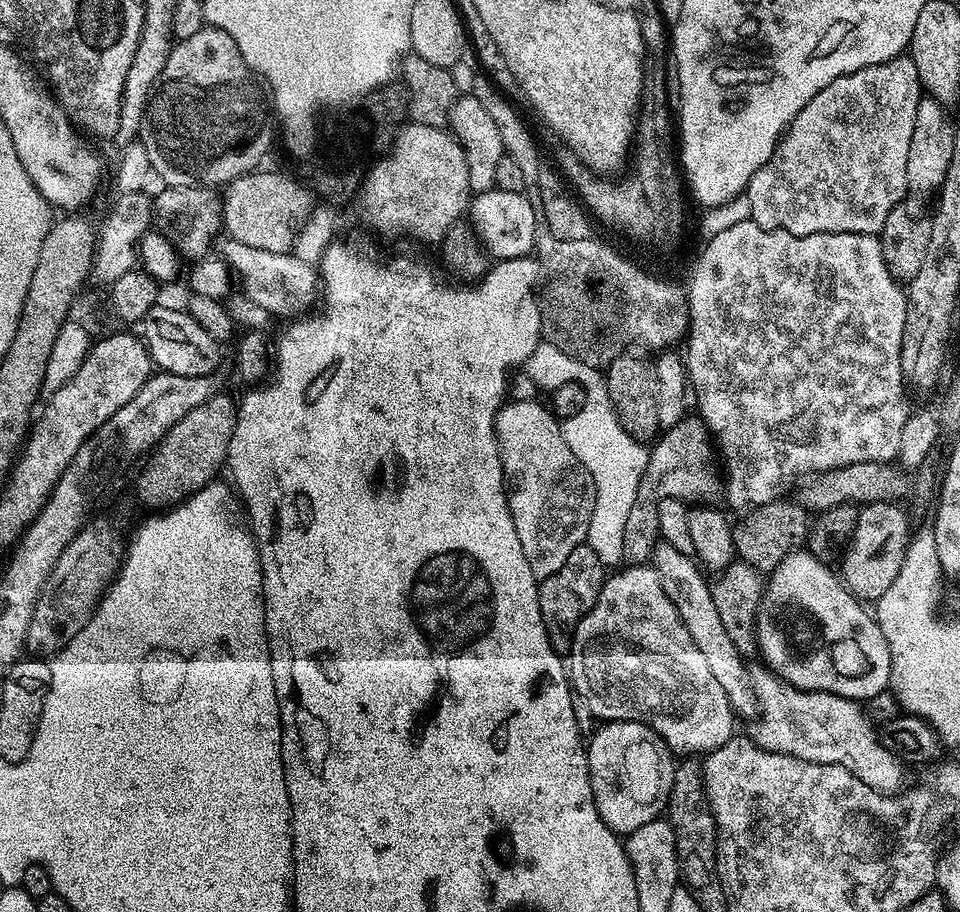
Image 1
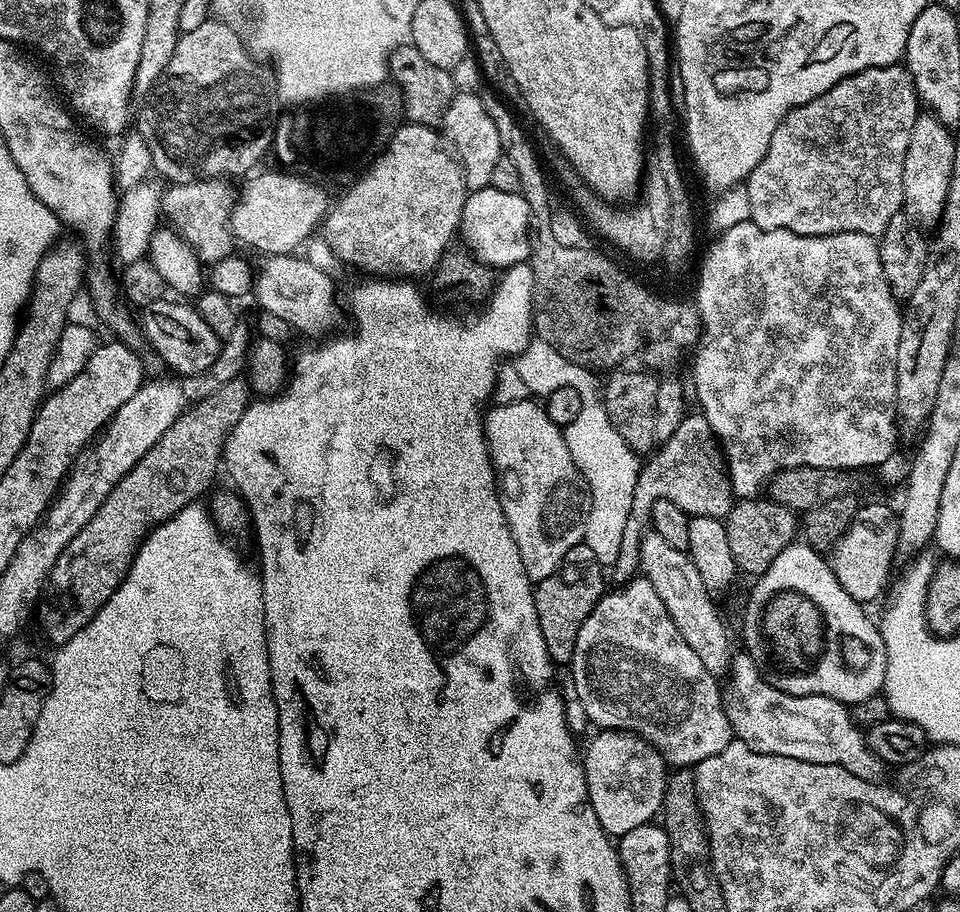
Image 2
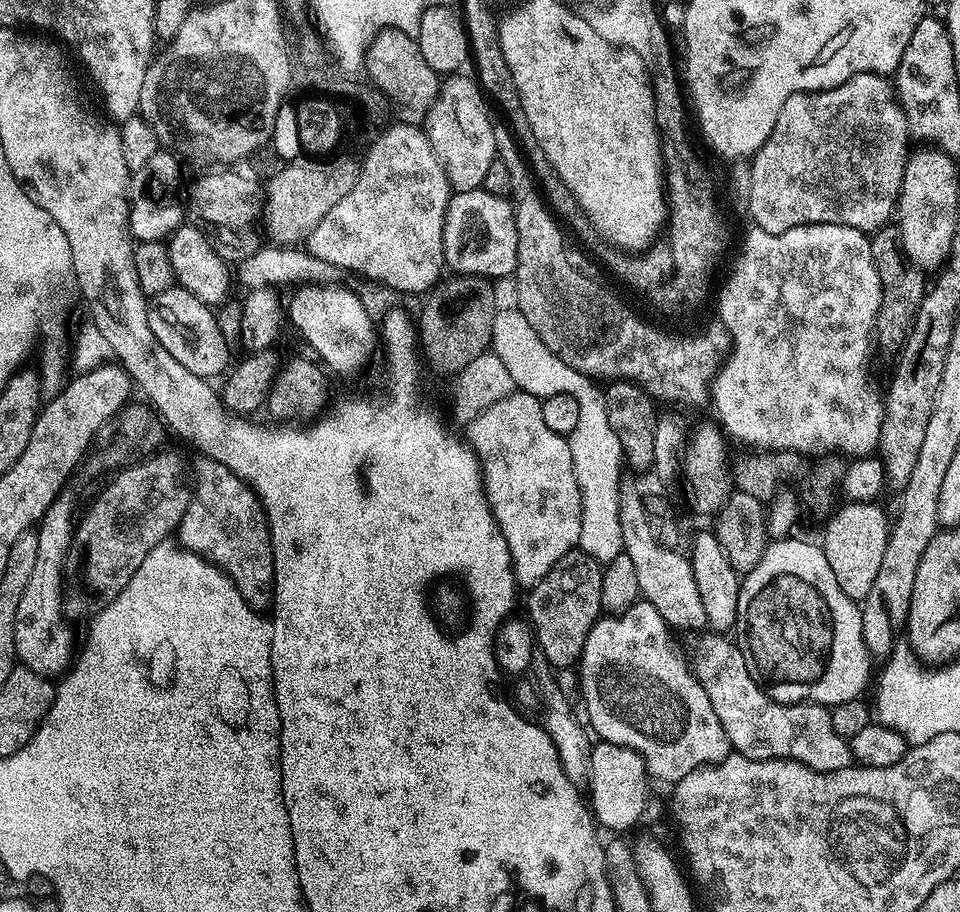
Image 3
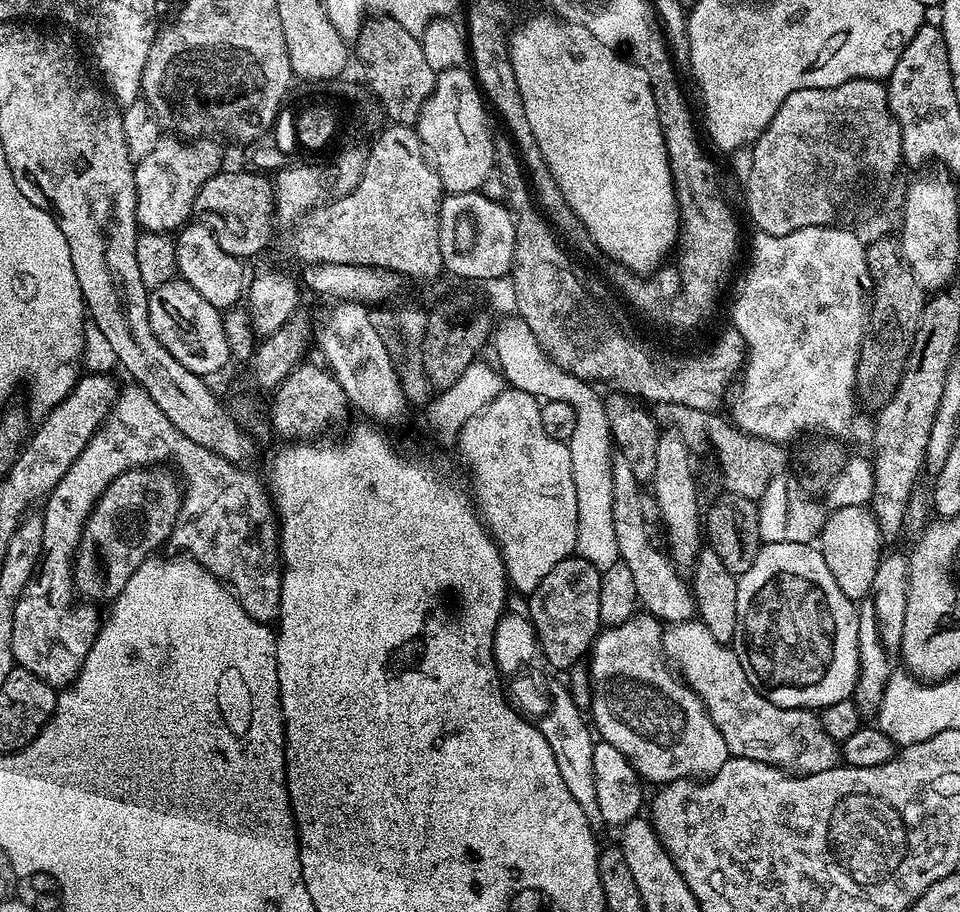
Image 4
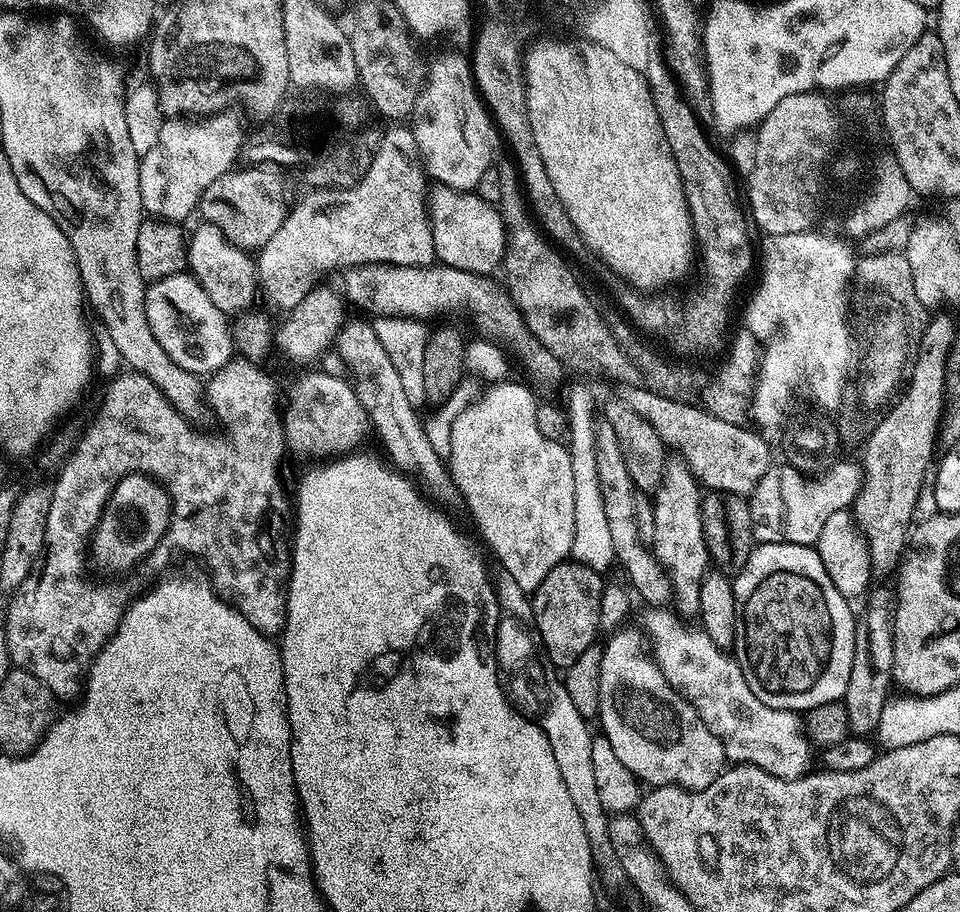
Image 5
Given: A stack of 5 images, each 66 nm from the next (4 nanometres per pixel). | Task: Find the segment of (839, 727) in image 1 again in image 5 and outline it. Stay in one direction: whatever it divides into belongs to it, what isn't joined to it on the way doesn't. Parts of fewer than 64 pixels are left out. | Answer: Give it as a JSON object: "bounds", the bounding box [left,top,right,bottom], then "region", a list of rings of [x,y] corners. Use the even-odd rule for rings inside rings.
{"bounds":[643,606,810,780],"region":[[[652,606],[647,611],[643,631],[646,636],[648,631],[652,639],[651,659],[662,670],[666,682],[691,702],[702,722],[720,739],[725,761],[753,764],[783,780],[798,780],[805,775],[809,771],[810,741],[801,717],[795,712],[774,710],[774,706],[754,698],[739,662],[725,649],[714,646],[702,630],[686,628],[675,611],[664,606]]]}

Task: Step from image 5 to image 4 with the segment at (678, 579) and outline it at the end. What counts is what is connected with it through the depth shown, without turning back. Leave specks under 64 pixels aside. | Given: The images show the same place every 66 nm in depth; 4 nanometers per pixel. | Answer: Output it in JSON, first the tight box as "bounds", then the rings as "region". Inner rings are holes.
{"bounds":[651,431,702,566],"region":[[[665,431],[658,442],[658,466],[651,478],[651,483],[656,484],[654,495],[660,511],[660,524],[668,527],[666,551],[677,566],[695,565],[702,547],[702,508],[700,512],[700,504],[696,501],[696,480],[692,477],[688,456],[690,449],[682,438],[675,431]]]}

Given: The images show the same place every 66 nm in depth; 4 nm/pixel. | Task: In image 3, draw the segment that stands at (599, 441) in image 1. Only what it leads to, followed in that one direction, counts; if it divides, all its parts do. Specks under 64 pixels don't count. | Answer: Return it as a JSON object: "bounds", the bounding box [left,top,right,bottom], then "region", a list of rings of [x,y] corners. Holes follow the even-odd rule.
{"bounds":[490,306,626,566],"region":[[[504,306],[494,318],[490,348],[505,363],[507,369],[512,368],[511,377],[516,376],[516,348],[520,348],[520,364],[524,364],[524,372],[520,372],[517,389],[521,384],[524,387],[519,391],[525,392],[527,388],[532,388],[532,372],[536,372],[536,368],[548,368],[548,380],[552,380],[552,384],[564,384],[564,388],[568,388],[566,394],[574,394],[574,398],[578,398],[578,426],[574,426],[574,430],[566,438],[582,498],[582,534],[578,548],[605,566],[624,550],[620,521],[620,471],[625,471],[626,468],[624,451],[618,442],[618,434],[610,430],[610,418],[606,418],[604,397],[597,381],[566,366],[566,362],[562,362],[562,358],[558,358],[553,352],[544,352],[544,348],[536,352],[536,348],[532,348],[532,344],[536,344],[536,337],[538,334],[534,334],[530,322],[526,322],[519,308]],[[536,356],[540,356],[540,364],[536,364]],[[532,364],[536,364],[536,368],[532,368]]]}

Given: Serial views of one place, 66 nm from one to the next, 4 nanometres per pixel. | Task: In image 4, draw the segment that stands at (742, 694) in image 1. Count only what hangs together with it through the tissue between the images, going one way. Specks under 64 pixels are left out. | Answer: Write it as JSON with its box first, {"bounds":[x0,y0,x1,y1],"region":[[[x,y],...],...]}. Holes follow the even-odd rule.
{"bounds":[612,458,696,624],"region":[[[622,458],[612,465],[612,497],[614,498],[614,538],[618,538],[620,559],[630,566],[634,578],[637,598],[644,604],[649,613],[661,622],[681,624],[684,620],[693,619],[696,613],[696,599],[692,596],[689,581],[680,577],[681,569],[672,563],[667,551],[652,545],[648,537],[650,526],[642,518],[641,481],[634,478],[630,466]]]}

